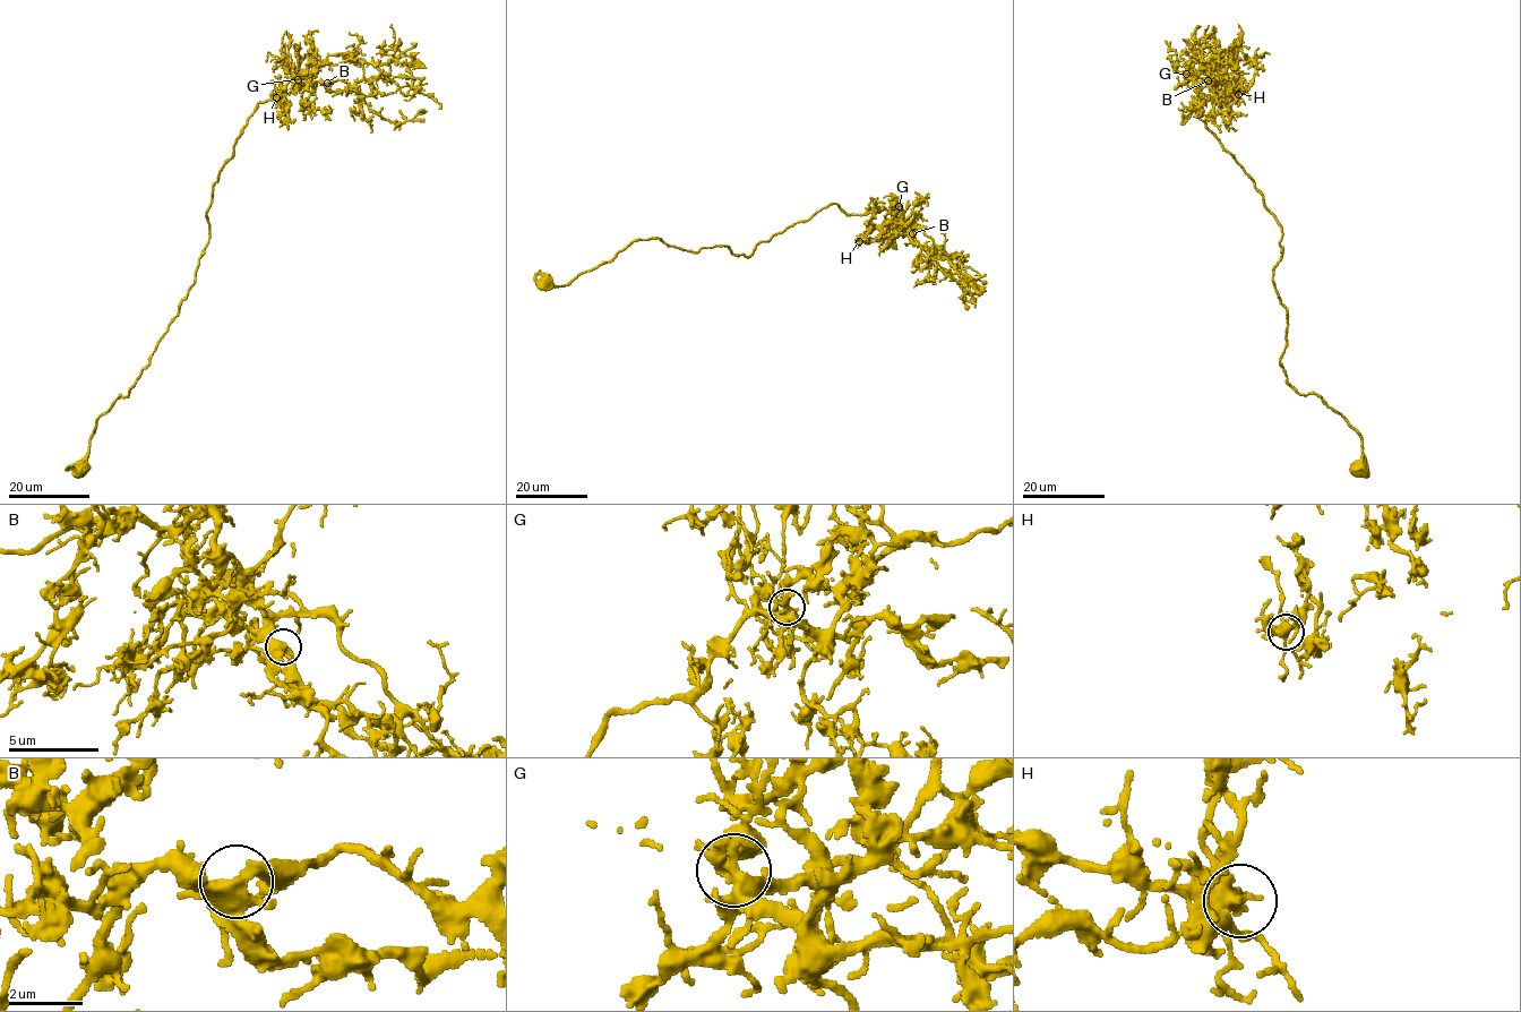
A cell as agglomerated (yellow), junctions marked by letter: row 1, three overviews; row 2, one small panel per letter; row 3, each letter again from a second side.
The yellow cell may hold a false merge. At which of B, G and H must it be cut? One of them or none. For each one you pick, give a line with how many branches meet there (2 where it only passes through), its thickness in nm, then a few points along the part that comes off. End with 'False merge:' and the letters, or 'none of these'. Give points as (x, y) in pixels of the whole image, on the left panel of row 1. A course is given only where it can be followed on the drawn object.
False merge: none of these

